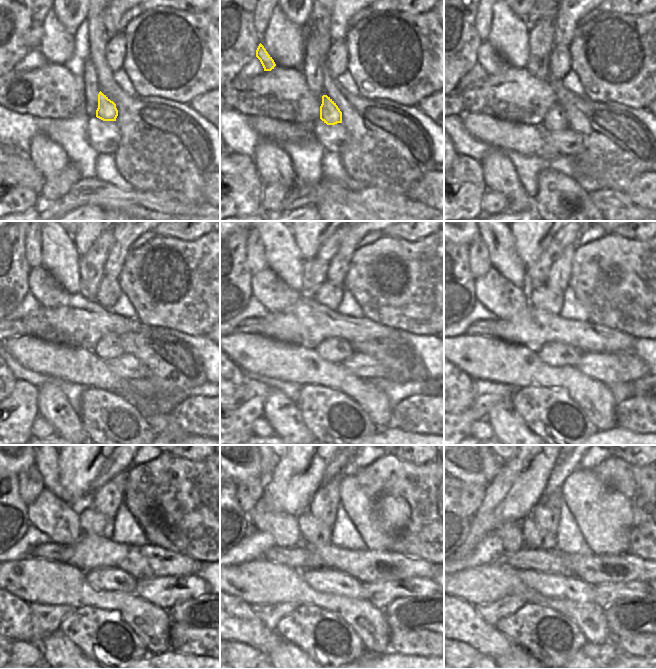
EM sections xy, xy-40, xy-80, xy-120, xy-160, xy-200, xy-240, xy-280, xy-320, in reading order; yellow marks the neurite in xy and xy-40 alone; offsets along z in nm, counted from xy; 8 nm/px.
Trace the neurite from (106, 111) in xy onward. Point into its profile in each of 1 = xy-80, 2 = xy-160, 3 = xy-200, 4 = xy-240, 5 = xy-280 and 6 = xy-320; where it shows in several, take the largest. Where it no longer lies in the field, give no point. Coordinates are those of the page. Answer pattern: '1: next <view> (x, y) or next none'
1: next xy-80 (555, 119)
2: next xy-160 (335, 350)
3: next xy-200 (553, 354)
4: next xy-240 (105, 578)
5: next xy-280 (333, 581)
6: next xy-320 (570, 587)

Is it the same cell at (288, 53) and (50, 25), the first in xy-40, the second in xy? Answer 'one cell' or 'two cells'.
one cell

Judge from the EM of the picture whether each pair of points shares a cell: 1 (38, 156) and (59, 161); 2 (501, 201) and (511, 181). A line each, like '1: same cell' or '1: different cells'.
1: same cell
2: different cells

